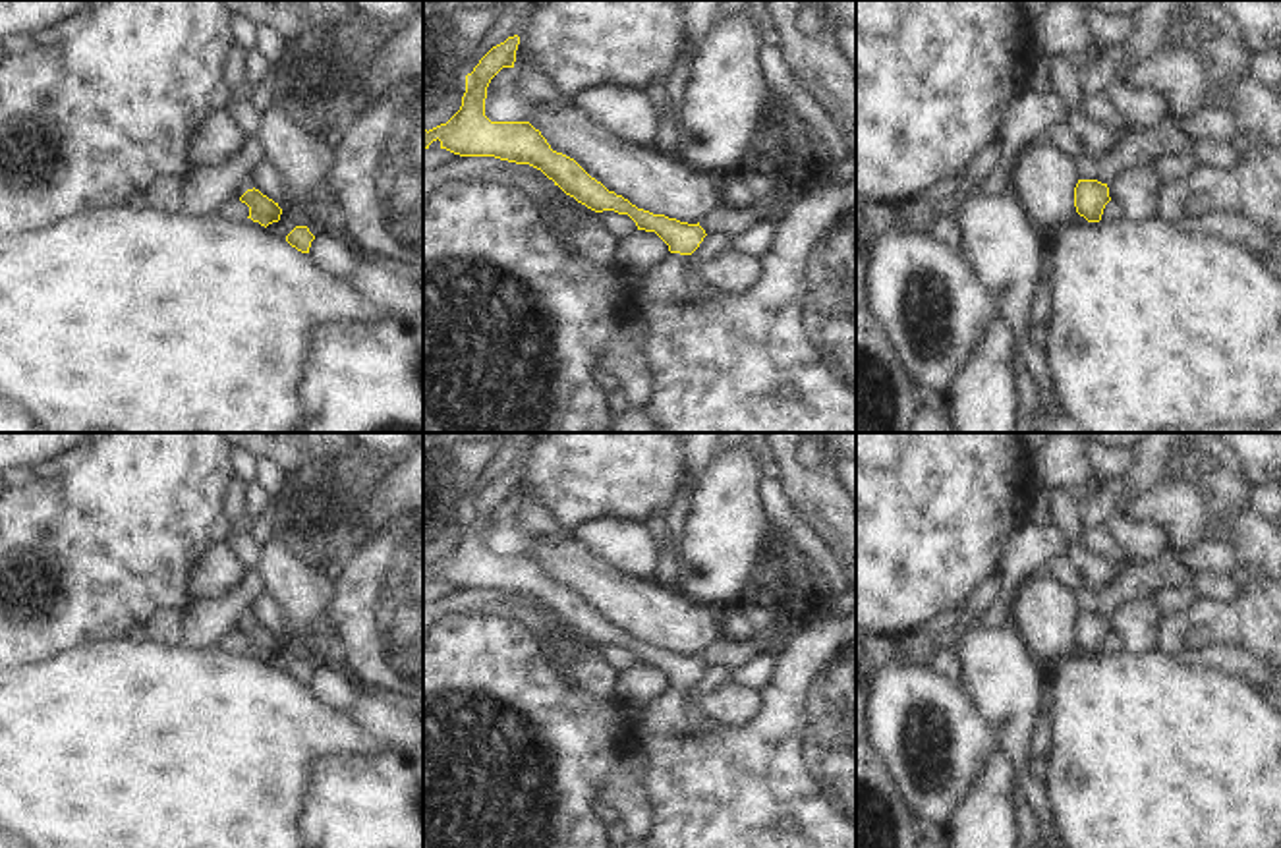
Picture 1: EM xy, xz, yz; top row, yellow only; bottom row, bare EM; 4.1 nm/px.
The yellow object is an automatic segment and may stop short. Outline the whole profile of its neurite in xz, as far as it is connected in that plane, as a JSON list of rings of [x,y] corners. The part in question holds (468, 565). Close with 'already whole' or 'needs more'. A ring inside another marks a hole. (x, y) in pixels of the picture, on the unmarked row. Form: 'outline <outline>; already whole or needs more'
outline [[[518,467],[508,469],[479,493],[466,508],[460,543],[446,556],[423,562],[423,583],[439,572],[441,581],[460,589],[495,589],[529,597],[587,641],[628,647],[638,663],[655,664],[670,684],[640,709],[643,728],[659,738],[682,736],[688,722],[686,693],[707,668],[699,655],[688,657],[638,641],[591,610],[574,591],[553,583],[529,554],[491,554],[485,549],[487,520],[502,500],[514,500],[518,477]]]; needs more

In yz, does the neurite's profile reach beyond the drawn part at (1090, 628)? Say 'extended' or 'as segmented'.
extended

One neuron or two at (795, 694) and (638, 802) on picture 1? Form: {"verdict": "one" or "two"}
{"verdict": "two"}

